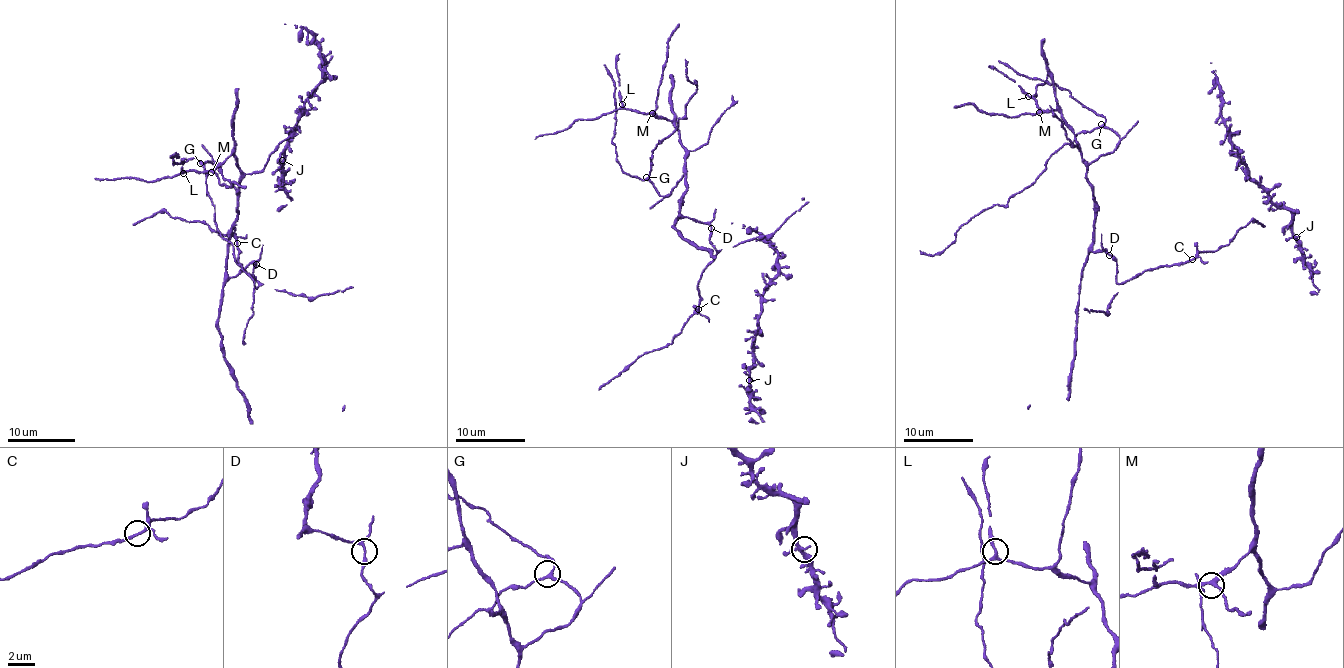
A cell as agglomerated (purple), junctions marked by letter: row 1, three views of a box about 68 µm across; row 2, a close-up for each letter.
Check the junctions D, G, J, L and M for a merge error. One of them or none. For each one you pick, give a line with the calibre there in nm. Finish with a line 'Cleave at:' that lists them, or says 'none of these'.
Cleave at: none of these

